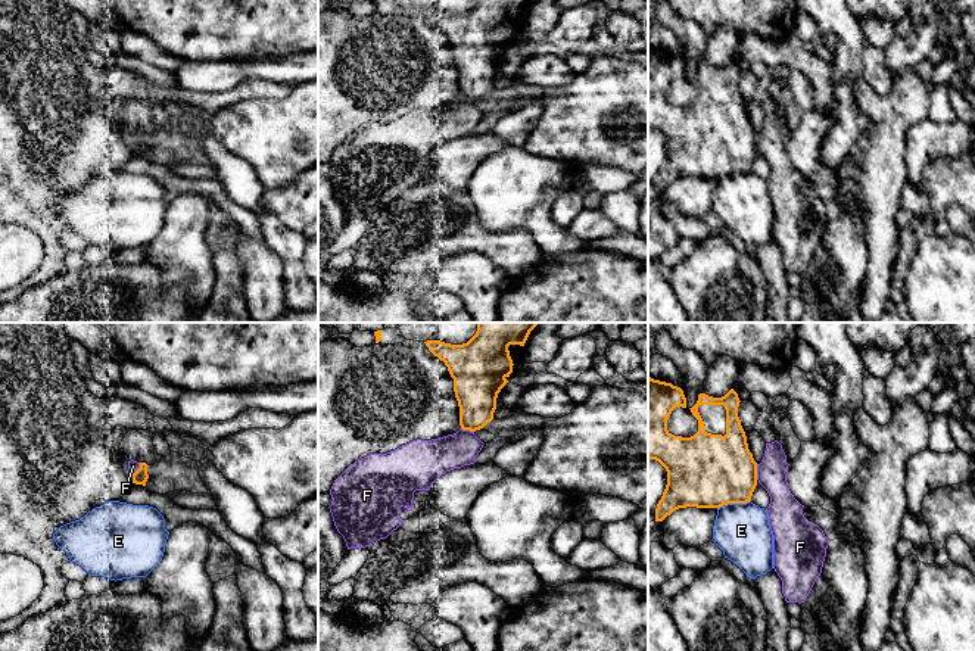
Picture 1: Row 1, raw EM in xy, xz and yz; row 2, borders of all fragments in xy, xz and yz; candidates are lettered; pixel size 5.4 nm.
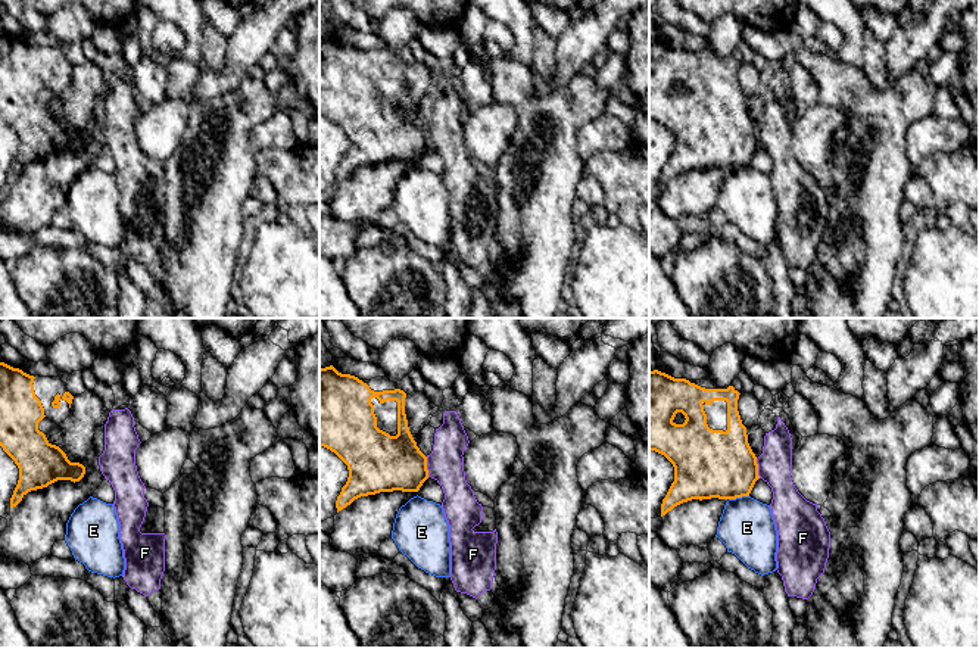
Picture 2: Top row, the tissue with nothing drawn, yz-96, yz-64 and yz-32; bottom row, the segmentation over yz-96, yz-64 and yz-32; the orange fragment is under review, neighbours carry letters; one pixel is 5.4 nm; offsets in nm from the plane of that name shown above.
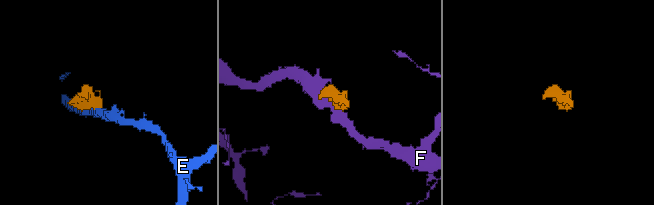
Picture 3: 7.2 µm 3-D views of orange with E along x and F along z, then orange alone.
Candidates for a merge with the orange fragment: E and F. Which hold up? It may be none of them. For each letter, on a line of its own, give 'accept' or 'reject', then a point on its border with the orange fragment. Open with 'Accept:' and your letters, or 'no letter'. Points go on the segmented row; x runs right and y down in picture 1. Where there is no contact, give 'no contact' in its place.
Accept: no letter
E: reject; meets orange in yz at (734, 502)
F: reject; meets orange in yz at (756, 472)

